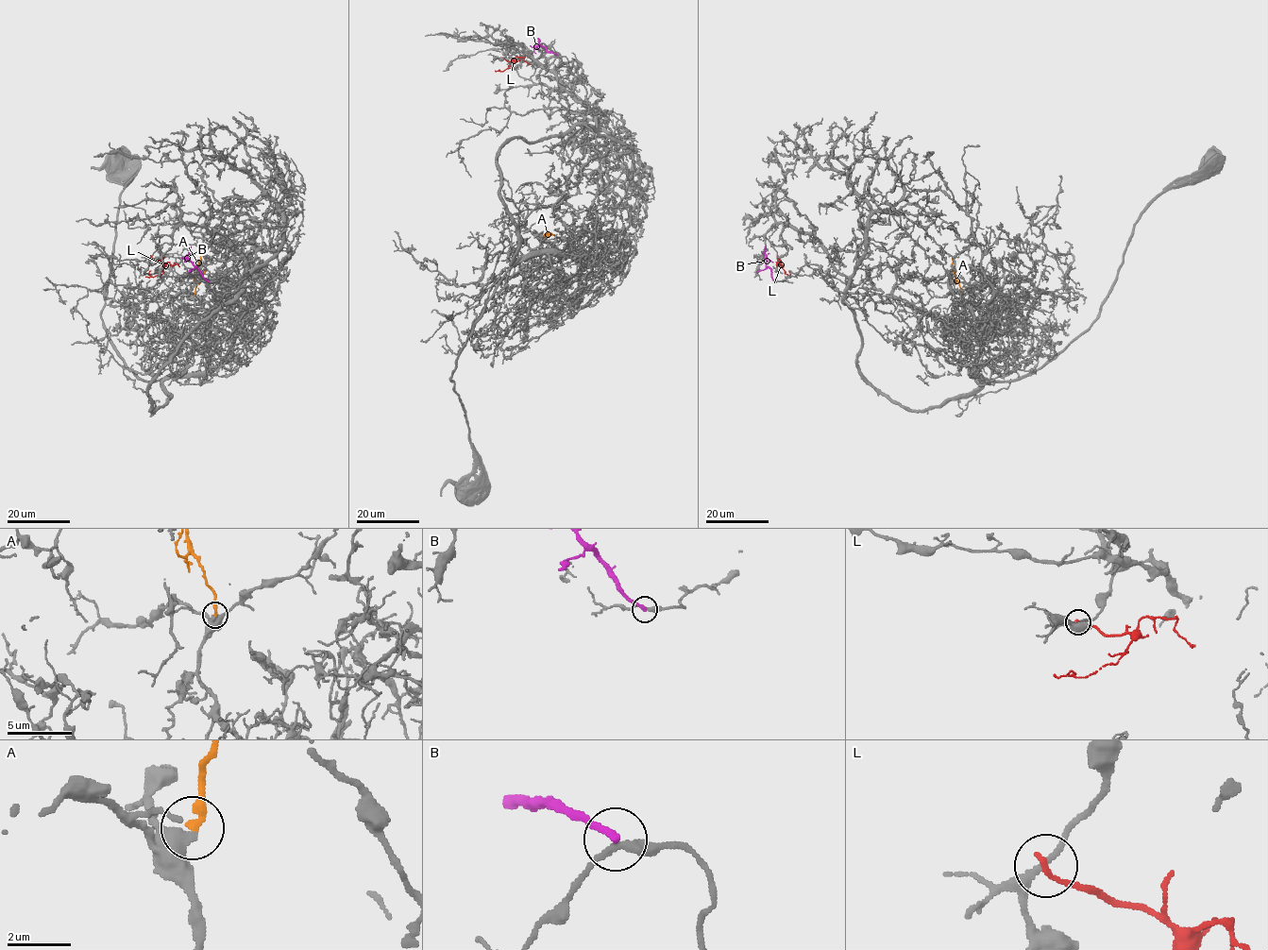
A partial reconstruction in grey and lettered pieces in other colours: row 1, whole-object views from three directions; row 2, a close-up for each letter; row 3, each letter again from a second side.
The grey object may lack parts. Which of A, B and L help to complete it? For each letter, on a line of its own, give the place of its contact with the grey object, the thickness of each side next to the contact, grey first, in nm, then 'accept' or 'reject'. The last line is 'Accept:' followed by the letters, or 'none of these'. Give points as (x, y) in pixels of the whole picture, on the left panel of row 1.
A: contact (194, 295); calibres 550 and 280 nm; accept
B: contact (209, 281); calibres 280 and 240 nm; reject
L: contact (151, 256); calibres 200 and 200 nm; reject
Accept: A

